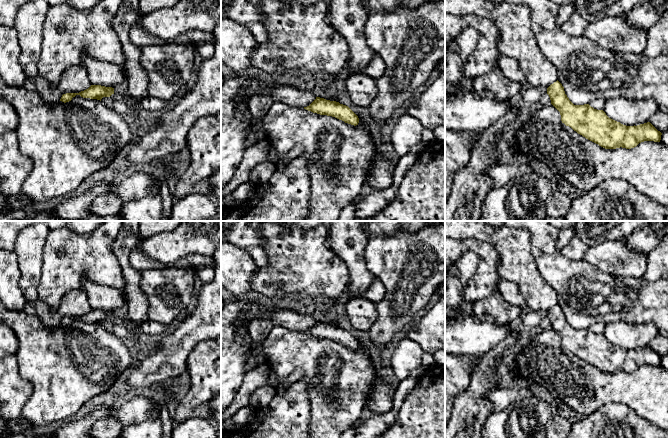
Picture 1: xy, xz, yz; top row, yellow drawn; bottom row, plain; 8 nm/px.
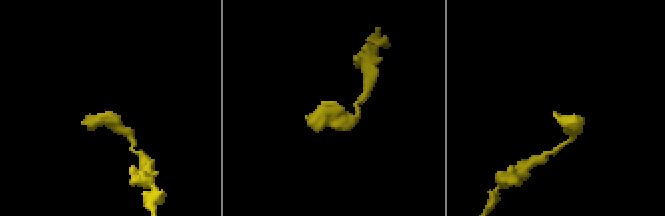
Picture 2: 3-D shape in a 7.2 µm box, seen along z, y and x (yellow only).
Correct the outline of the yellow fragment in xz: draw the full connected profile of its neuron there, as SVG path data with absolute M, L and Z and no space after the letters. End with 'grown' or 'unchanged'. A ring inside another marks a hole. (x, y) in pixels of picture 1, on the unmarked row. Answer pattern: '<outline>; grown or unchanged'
M316 321L316 323L309 330L304 331L304 333L320 339L335 341L354 350L359 347L358 340L348 330L336 325Z; unchanged

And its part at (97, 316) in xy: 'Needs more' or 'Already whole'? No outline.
Already whole

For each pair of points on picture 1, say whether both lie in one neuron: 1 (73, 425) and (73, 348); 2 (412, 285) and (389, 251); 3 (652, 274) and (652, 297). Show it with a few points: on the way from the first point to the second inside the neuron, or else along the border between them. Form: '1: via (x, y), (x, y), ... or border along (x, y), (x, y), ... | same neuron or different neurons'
1: border along (73, 417), (63, 422) | different neurons
2: via (410, 277), (410, 272), (397, 259) | same neuron
3: border along (643, 277), (648, 280), (658, 279) | different neurons

